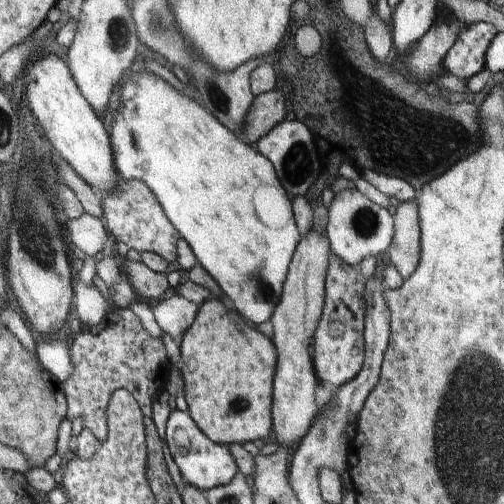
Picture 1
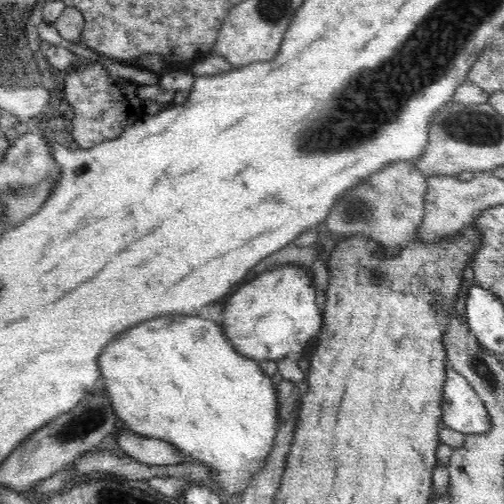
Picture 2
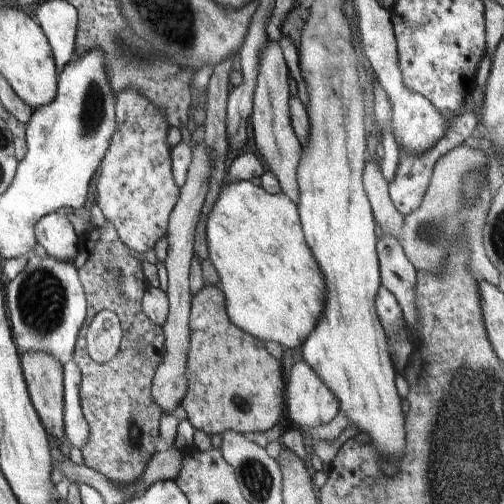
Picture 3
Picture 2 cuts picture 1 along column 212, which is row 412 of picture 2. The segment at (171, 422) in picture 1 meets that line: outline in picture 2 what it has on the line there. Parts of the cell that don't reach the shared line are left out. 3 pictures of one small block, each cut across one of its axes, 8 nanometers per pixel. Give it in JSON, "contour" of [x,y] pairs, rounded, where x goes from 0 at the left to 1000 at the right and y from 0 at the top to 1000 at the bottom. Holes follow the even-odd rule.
{"contour":[[[893,726],[885,730],[885,762],[873,810],[877,845],[921,865],[964,861],[976,853],[976,833],[964,802],[956,798],[956,790],[948,790],[940,770],[933,770],[929,754]]]}

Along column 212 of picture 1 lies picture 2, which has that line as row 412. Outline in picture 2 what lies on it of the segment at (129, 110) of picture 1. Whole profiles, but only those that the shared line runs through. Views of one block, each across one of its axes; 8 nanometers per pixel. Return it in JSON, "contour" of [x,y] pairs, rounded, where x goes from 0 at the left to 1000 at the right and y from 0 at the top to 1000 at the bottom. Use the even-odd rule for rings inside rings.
{"contour":[[[349,623],[262,647],[262,655],[234,663],[202,694],[194,730],[206,774],[218,786],[218,806],[226,806],[226,821],[258,857],[337,877],[361,901],[409,921],[448,980],[468,984],[484,976],[508,937],[524,929],[524,913],[548,873],[548,853],[560,845],[552,841],[552,774],[540,750],[524,742],[516,718],[468,702],[429,631],[405,635],[397,627]]]}

